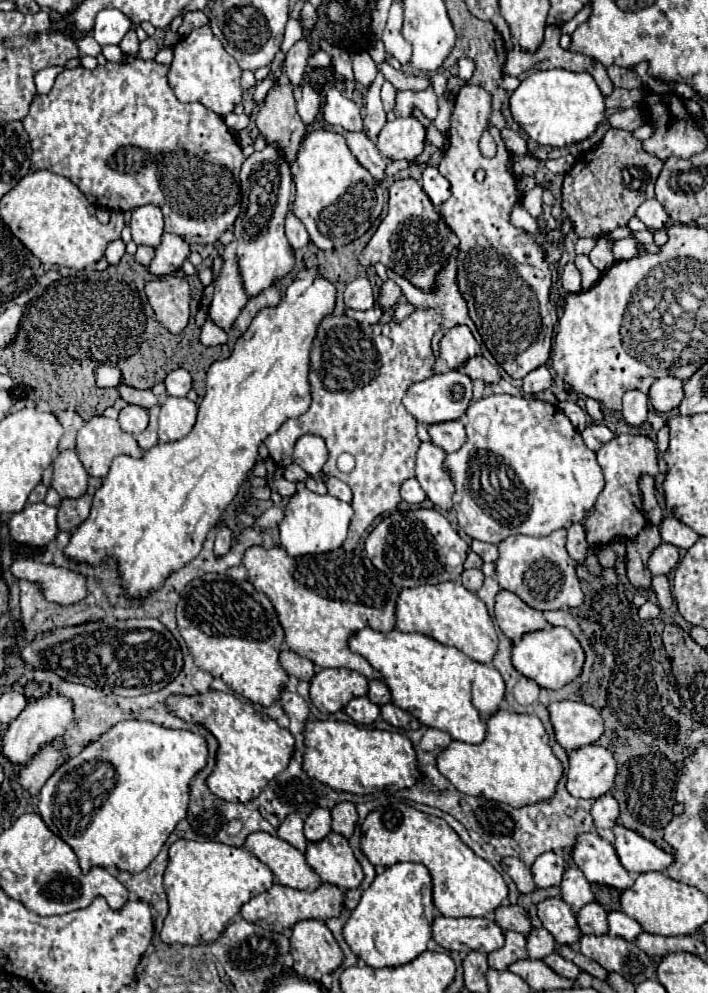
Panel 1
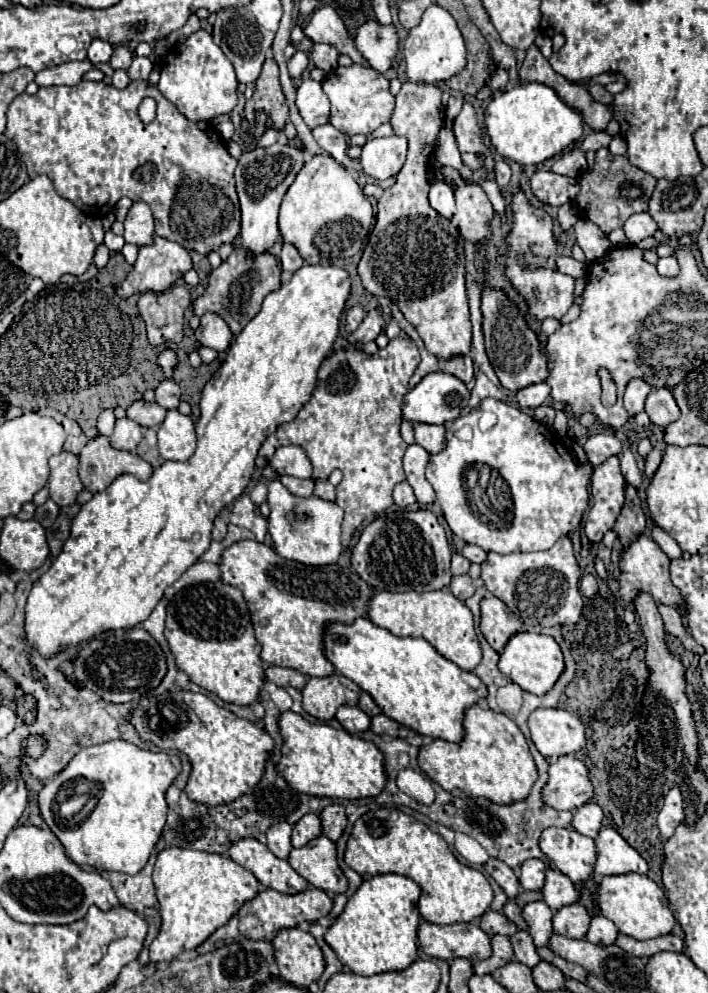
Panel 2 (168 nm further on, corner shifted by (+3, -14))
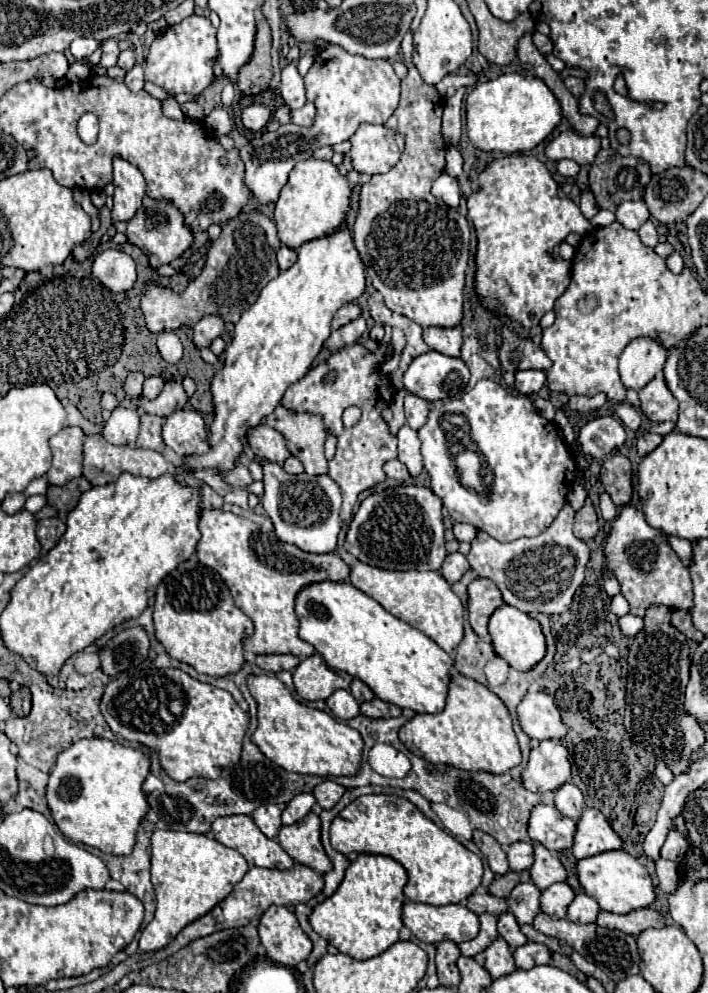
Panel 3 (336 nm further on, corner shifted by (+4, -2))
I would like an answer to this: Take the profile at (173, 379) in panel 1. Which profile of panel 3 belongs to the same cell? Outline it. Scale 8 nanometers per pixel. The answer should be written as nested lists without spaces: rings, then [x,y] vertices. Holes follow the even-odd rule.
[[[151,376],[151,378],[145,378],[145,382],[143,382],[143,392],[141,392],[141,396],[145,398],[145,400],[153,400],[153,398],[157,398],[159,394],[161,394],[161,390],[163,390],[163,378],[159,378],[159,376]]]

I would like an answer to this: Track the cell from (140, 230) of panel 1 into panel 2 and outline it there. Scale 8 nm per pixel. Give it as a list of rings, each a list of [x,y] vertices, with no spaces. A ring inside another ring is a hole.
[[[134,202],[124,222],[124,240],[136,246],[150,246],[154,240],[154,216],[142,202]]]

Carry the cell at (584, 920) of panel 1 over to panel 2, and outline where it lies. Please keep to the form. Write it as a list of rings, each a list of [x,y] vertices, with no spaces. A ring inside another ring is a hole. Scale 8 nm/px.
[[[570,904],[554,914],[554,932],[562,934],[566,938],[586,938],[586,932],[590,928],[590,916],[582,904]]]

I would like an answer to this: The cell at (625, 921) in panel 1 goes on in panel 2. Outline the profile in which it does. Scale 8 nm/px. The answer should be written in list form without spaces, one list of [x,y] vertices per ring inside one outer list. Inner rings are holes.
[[[594,916],[592,922],[590,922],[590,930],[586,934],[586,940],[590,940],[592,944],[598,944],[598,946],[612,946],[616,944],[616,938],[618,938],[618,928],[604,916]]]

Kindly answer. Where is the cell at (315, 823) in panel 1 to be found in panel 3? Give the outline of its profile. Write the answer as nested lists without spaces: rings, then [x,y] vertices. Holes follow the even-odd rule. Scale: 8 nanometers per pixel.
[[[301,792],[301,794],[293,796],[287,802],[287,806],[285,806],[283,814],[281,814],[283,824],[295,824],[297,820],[301,820],[305,814],[311,812],[313,804],[315,804],[315,798],[311,794],[307,794],[307,792]]]

